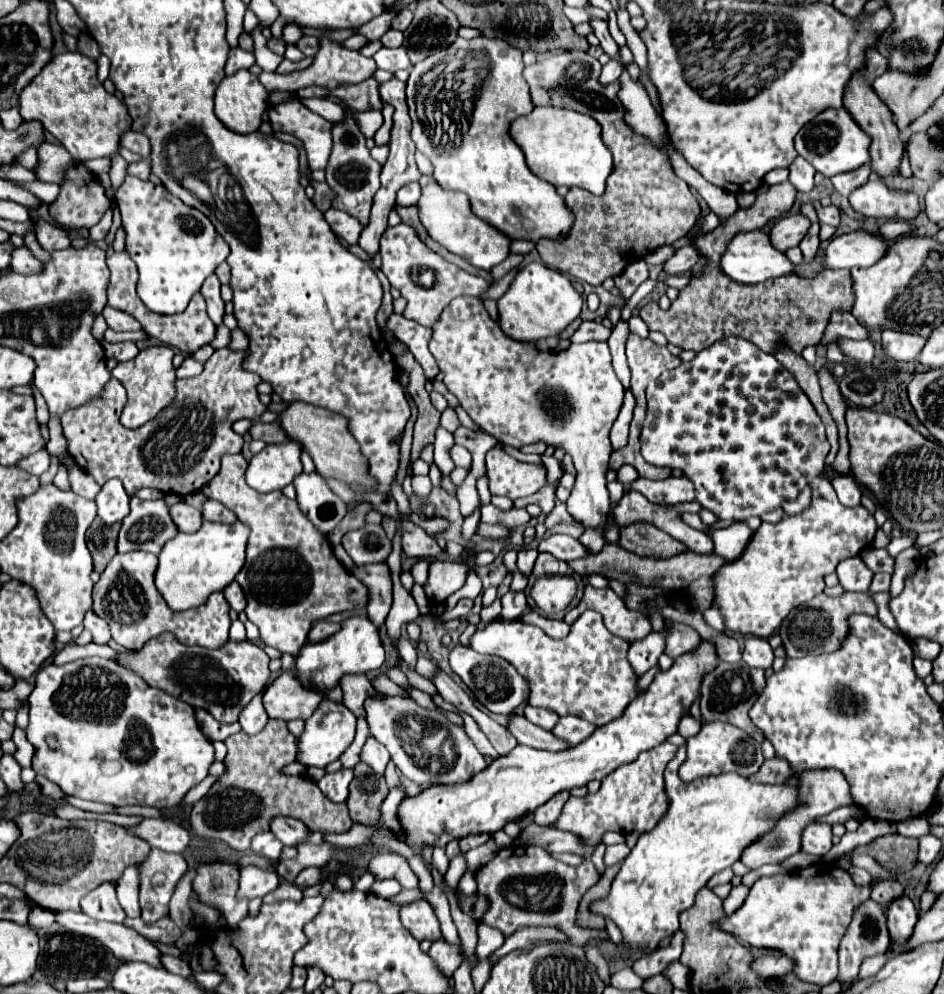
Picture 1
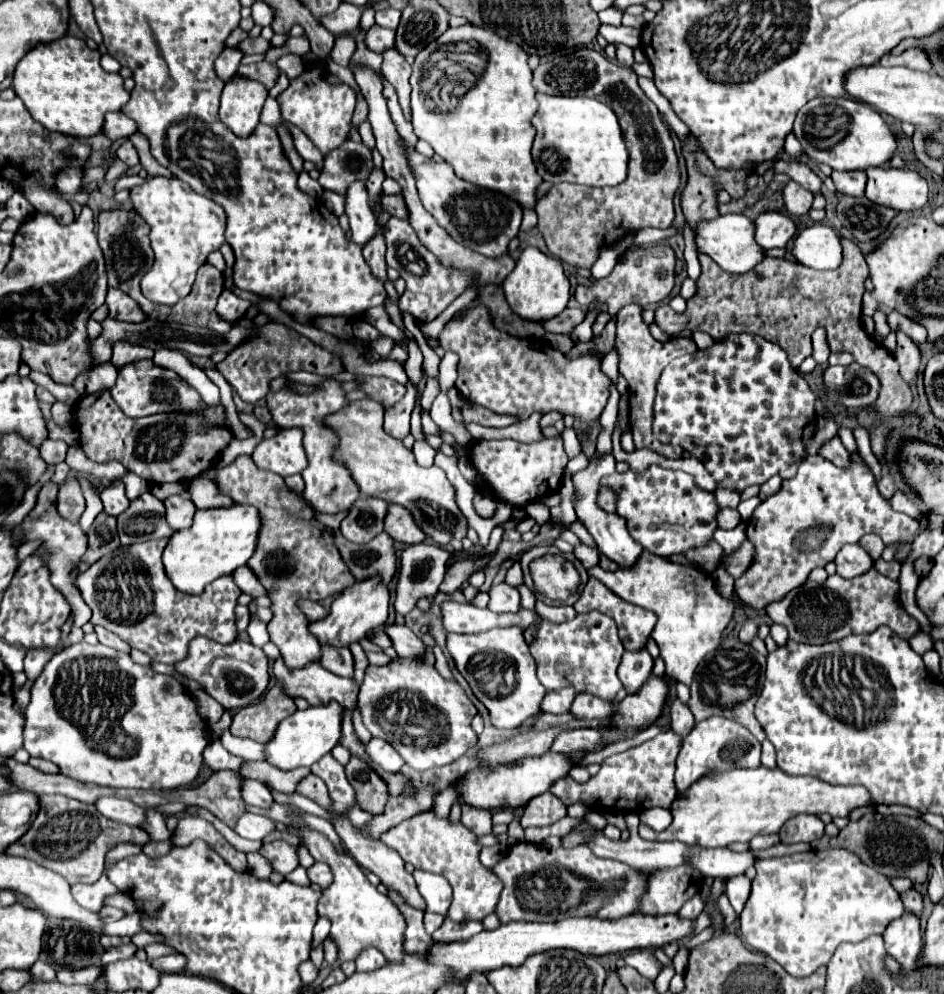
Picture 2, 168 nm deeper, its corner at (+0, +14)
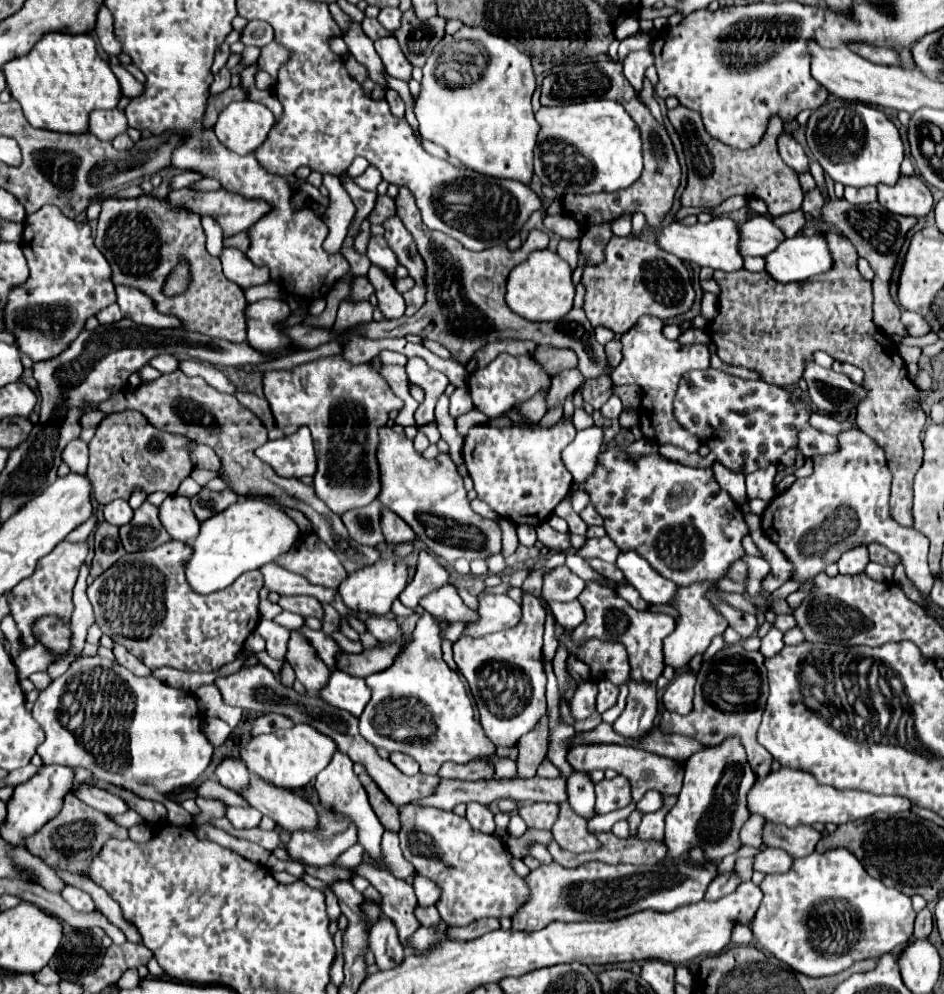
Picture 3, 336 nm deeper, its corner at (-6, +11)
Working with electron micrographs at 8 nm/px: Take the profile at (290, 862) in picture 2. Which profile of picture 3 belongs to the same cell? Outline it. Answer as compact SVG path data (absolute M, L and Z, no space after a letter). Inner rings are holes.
M320 802L314 804L314 808L318 812L318 828L314 832L304 832L304 830L292 832L292 838L286 844L286 850L292 856L292 860L314 864L314 866L326 866L326 864L336 862L336 858L342 852L346 852L350 846L354 846L358 842L358 836L356 836L358 830L348 816L332 812L330 808L324 808Z

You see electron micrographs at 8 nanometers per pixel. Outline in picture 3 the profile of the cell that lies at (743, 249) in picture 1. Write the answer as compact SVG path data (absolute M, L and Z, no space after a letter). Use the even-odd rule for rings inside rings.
M714 218L708 224L686 226L682 222L672 222L660 228L656 238L658 248L678 256L684 262L694 262L698 266L712 266L714 270L734 272L742 268L742 256L738 256L738 226L730 218Z

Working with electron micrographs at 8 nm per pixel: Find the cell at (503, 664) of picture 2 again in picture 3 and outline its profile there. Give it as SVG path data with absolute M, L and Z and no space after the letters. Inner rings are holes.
M524 594L522 620L514 628L508 628L506 632L490 634L478 640L470 640L468 636L462 636L454 644L454 660L458 664L458 670L466 678L470 692L476 700L476 706L480 712L480 724L486 736L490 736L490 740L496 746L516 746L520 736L528 734L538 724L538 720L546 714L546 672L542 664L544 620L546 620L546 612L542 604L534 596Z

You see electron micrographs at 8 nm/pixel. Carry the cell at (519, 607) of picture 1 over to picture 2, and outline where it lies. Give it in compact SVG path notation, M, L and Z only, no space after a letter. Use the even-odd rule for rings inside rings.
M500 583L494 585L490 591L490 603L488 609L496 611L496 613L506 613L506 611L518 611L520 609L520 595L514 587L510 587L508 583Z

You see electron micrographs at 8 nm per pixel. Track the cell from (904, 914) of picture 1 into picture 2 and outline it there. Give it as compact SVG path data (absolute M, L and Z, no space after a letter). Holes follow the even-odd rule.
M904 911L902 917L894 919L892 925L884 931L884 941L888 953L902 965L902 969L914 971L916 957L922 949L922 935L920 935L920 921L914 913Z

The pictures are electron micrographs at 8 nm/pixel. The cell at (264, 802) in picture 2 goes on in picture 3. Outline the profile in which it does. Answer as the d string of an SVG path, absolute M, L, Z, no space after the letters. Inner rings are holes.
M224 758L216 766L216 776L222 786L226 786L234 792L238 792L238 788L242 788L242 784L246 784L246 780L250 780L250 772L246 772L240 758Z

